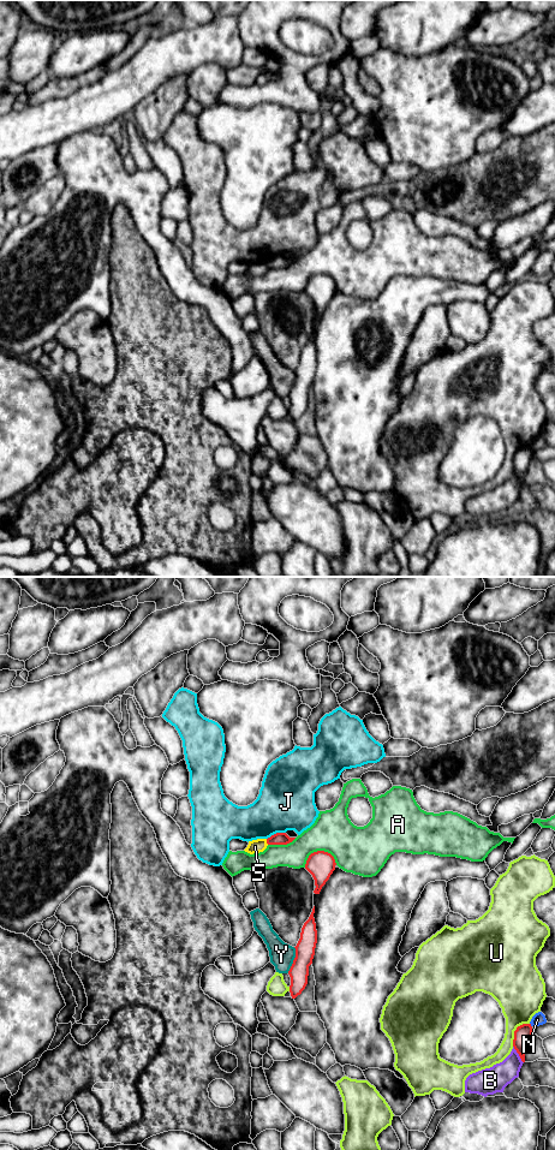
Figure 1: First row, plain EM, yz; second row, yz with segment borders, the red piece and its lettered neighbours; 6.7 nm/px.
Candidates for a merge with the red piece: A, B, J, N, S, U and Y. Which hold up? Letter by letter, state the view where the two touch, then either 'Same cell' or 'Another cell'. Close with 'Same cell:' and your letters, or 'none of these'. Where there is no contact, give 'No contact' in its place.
A: Touches red in yz. Another cell
B: Touches red in yz. Another cell
J: Touches red in yz. Another cell
N: Touches red in yz. Another cell
S: Touches red in yz. Another cell
U: Touches red in yz. Another cell
Y: Touches red in yz. Another cell
Same cell: none of these

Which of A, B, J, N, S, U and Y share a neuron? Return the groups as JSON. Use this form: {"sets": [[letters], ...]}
{"sets": [["A", "S"], ["B"], ["J"], ["N"], ["U"], ["Y"]]}

